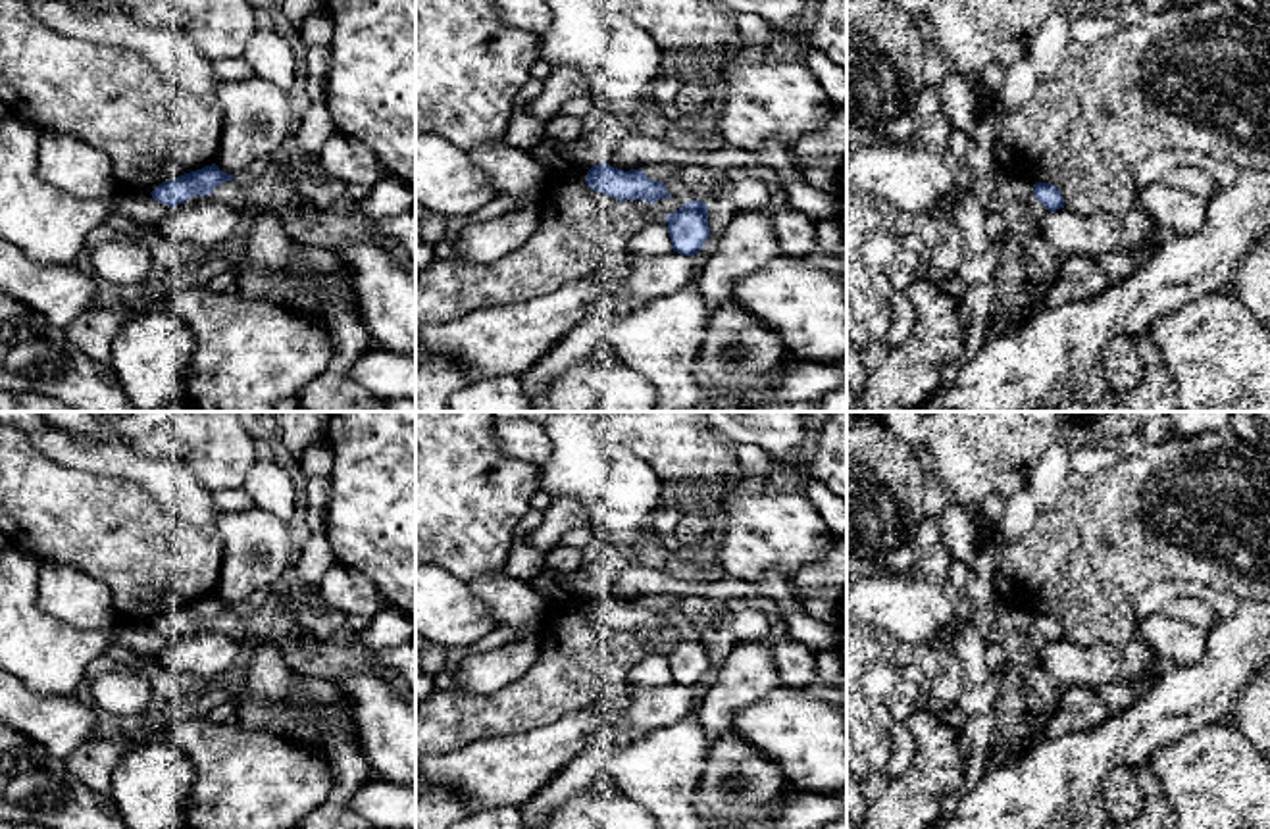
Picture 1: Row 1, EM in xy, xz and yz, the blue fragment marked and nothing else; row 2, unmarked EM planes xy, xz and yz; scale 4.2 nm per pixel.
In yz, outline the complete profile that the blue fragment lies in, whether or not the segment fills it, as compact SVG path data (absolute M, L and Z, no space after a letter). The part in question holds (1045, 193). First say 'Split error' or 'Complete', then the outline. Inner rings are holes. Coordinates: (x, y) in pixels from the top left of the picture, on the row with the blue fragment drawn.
Complete. M1037 183L1033 185L1033 196L1049 210L1056 212L1064 208L1064 198L1060 190L1051 183Z

